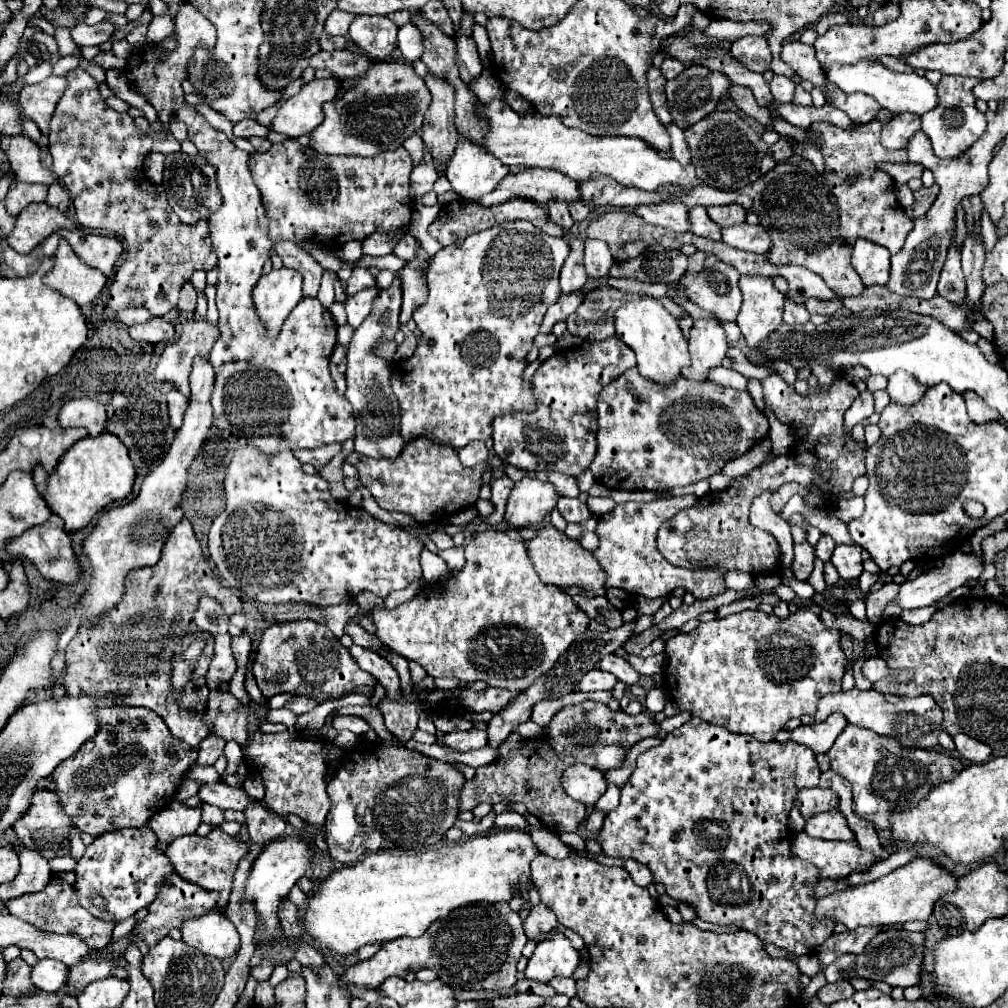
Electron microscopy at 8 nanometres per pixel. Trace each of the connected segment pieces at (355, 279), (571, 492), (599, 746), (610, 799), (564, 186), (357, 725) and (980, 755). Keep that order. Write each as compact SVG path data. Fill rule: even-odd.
M356 268L356 270L352 270L352 276L350 276L350 280L348 280L346 294L348 294L348 296L354 296L356 292L366 290L366 288L372 288L372 286L376 286L374 276L372 276L366 268Z
M546 472L546 478L556 486L556 492L558 496L578 496L580 490L576 486L576 480L572 476L566 476L566 474L560 474L560 472Z
M586 700L576 706L566 706L554 714L552 722L544 728L544 734L524 740L524 746L500 762L496 758L492 764L476 768L476 778L466 782L460 794L460 810L474 810L480 802L522 802L526 810L536 816L546 828L556 834L576 832L586 816L586 806L564 794L560 784L560 774L572 764L598 766L598 756L602 756L602 770L620 768L628 750L646 736L656 736L660 724L654 720L652 712L640 712L636 716L624 710L612 712L602 702ZM606 748L606 752L604 752Z
M608 784L608 790L604 792L604 796L598 800L596 804L596 810L602 810L602 812L610 812L612 808L616 808L620 802L620 788L614 786L614 784Z
M530 168L518 174L508 174L500 180L494 192L486 194L480 204L496 206L512 196L524 196L532 202L544 206L550 200L574 202L580 200L580 182L568 178L556 170L548 168Z
M336 716L332 720L332 724L334 724L336 730L350 730L350 732L354 732L358 736L362 736L362 734L366 734L370 730L368 722L364 718L360 718L360 716Z
M958 734L954 736L954 744L956 744L956 750L962 758L966 758L968 762L984 762L990 758L992 754L992 748L966 736L966 734Z

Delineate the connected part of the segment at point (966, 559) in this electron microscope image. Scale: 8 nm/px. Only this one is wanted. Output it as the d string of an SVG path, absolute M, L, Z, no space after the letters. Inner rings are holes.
M960 550L946 556L942 568L932 568L920 574L916 580L902 584L896 602L906 608L924 608L932 602L944 598L958 586L964 586L968 580L980 578L984 570L984 556L962 554Z

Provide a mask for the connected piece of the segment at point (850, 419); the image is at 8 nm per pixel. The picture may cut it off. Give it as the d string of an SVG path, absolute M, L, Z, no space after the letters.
M860 392L860 396L854 400L854 404L850 406L850 410L846 412L846 418L844 418L844 426L848 430L852 430L854 424L858 424L860 420L868 418L870 414L874 412L874 398L872 398L872 392Z

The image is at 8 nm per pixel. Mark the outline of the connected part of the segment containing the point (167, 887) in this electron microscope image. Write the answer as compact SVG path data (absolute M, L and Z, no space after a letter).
M172 874L168 878L168 882L160 888L158 898L150 904L146 920L140 922L140 924L136 924L136 932L146 940L148 946L154 946L172 928L180 928L182 922L192 920L192 918L200 918L200 916L204 916L204 914L208 914L210 910L216 910L216 908L218 908L218 896L216 894L212 894L212 892L208 892L208 890L196 886L196 884L186 882L178 874Z

